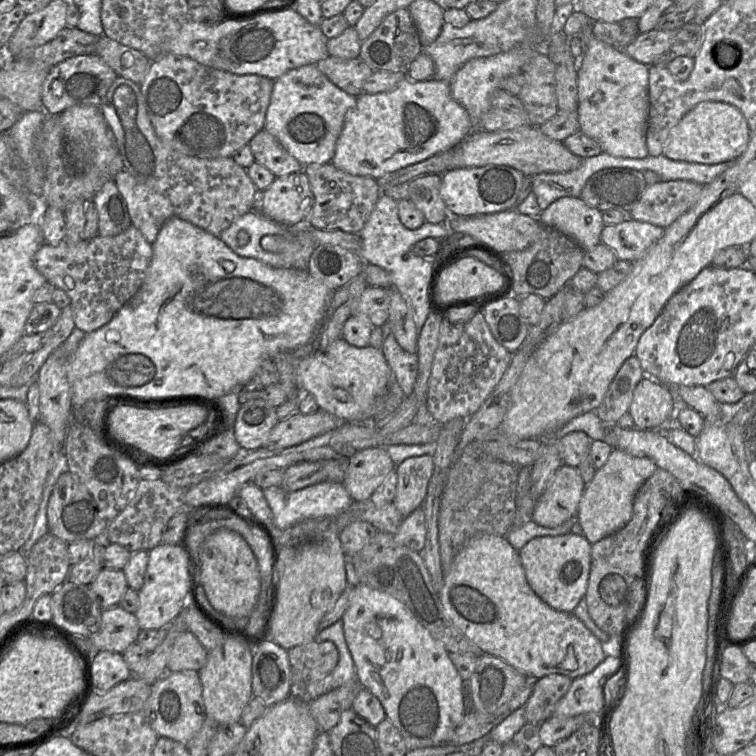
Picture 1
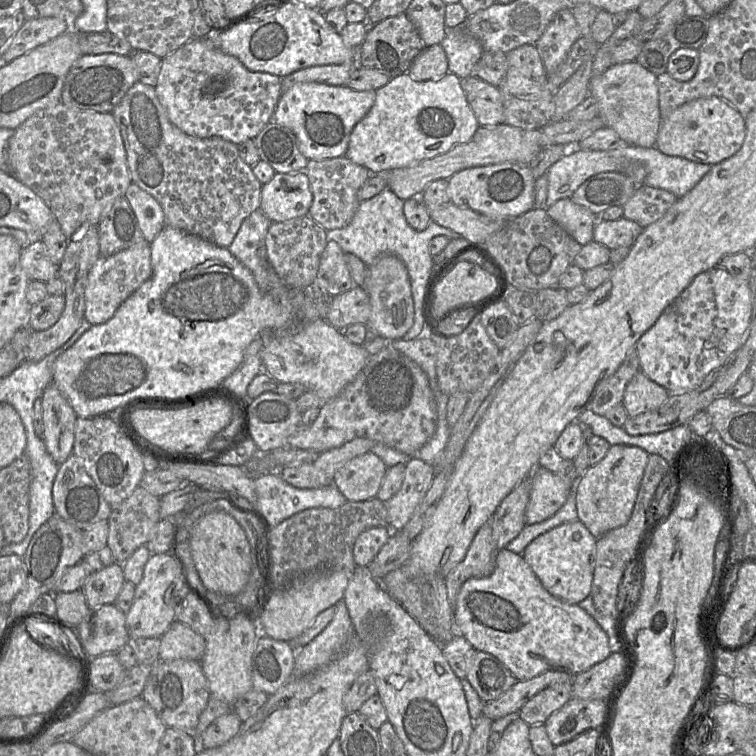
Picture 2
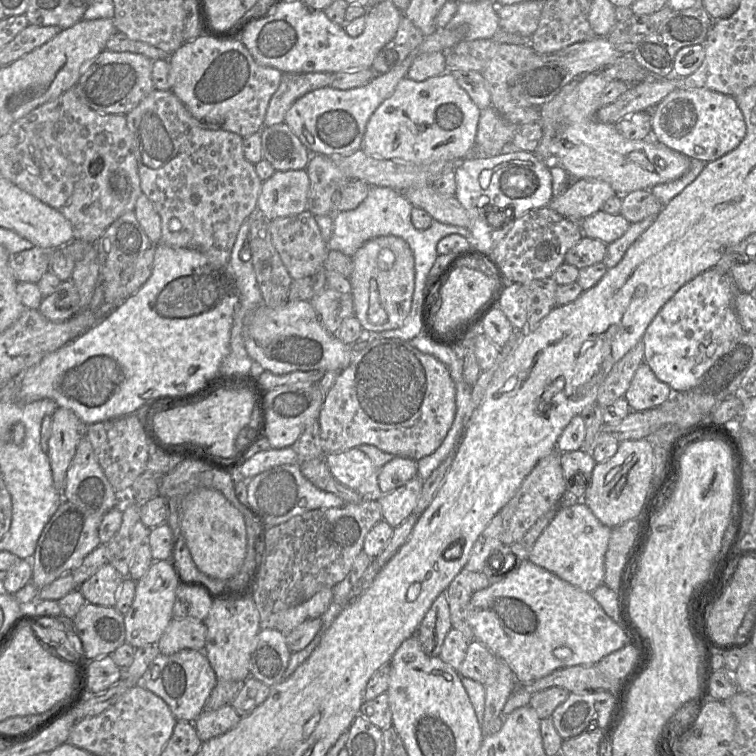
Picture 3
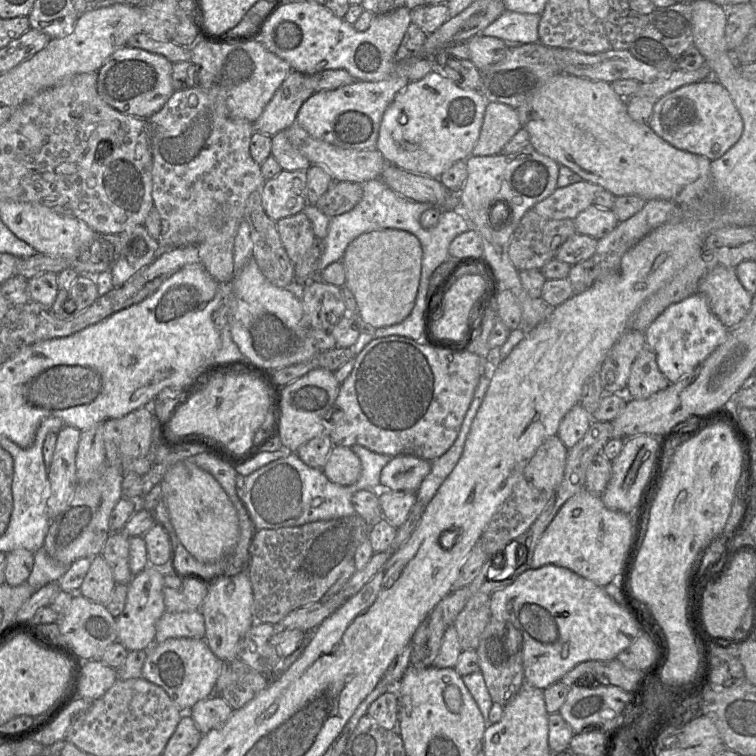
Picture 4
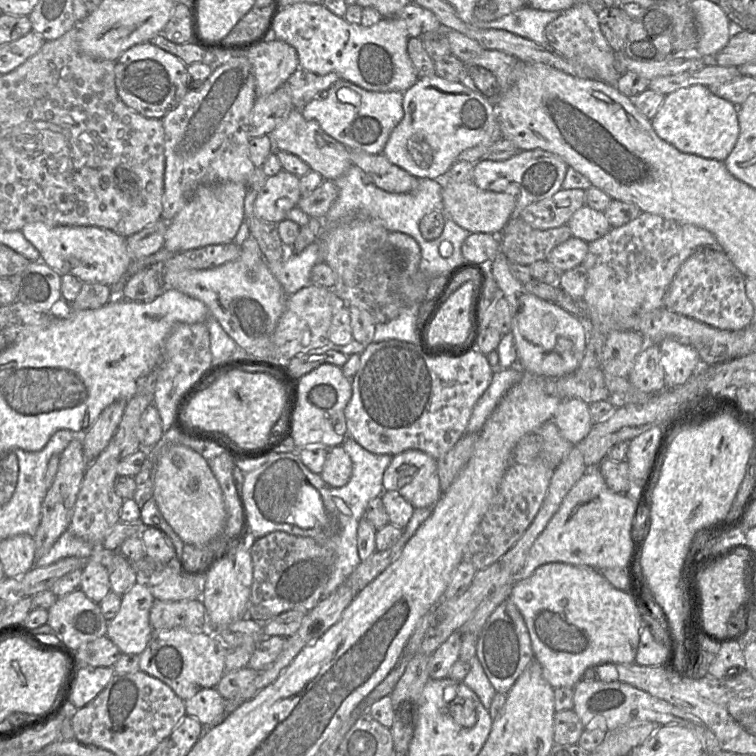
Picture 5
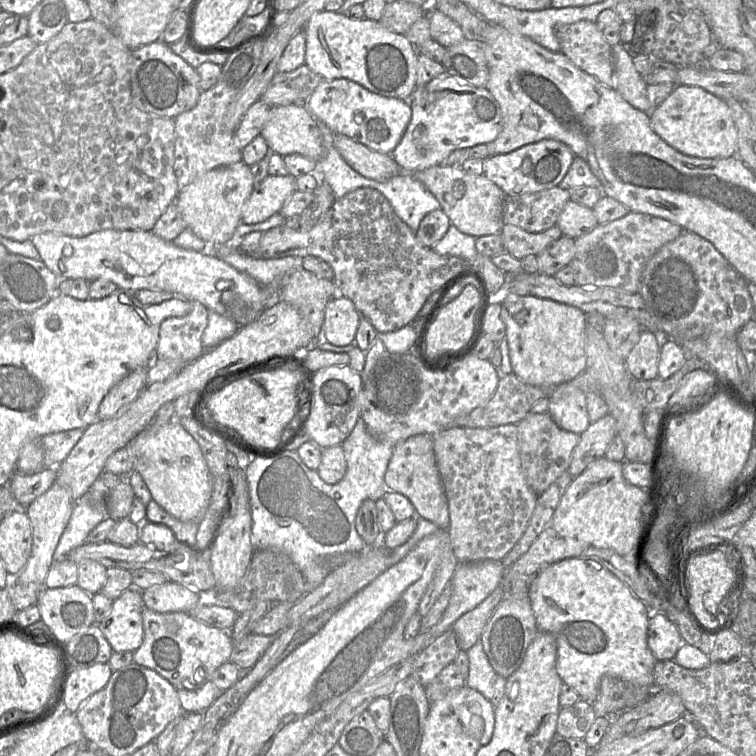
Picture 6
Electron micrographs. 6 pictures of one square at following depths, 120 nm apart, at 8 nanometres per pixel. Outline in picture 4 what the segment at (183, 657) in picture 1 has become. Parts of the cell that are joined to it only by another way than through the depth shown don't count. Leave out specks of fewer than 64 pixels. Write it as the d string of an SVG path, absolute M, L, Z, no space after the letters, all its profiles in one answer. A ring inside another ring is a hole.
M201 610L190 612L165 612L156 623L155 643L170 638L205 640L204 617Z

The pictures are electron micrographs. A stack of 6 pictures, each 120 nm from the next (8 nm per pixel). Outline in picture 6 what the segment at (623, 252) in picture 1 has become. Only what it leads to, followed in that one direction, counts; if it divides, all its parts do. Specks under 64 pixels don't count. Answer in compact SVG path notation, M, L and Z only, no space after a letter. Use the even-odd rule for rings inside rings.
M568 200L556 225L564 236L576 239L591 232L599 224L591 208Z

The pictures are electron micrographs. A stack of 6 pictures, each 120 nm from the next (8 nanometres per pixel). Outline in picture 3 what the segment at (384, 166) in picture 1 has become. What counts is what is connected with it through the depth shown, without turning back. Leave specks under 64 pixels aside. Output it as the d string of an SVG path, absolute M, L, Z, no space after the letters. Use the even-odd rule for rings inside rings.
M450 72L414 81L408 77L397 84L392 95L369 118L360 149L370 156L414 163L461 162L475 144L481 111Z

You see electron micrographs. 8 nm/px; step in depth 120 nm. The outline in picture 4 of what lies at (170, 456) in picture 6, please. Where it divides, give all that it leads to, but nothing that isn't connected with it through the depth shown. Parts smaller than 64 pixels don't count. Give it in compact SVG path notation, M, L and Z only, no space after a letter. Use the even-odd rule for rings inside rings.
M184 460L171 466L160 484L179 543L197 561L214 563L230 553L239 537L239 518L229 496L210 473Z

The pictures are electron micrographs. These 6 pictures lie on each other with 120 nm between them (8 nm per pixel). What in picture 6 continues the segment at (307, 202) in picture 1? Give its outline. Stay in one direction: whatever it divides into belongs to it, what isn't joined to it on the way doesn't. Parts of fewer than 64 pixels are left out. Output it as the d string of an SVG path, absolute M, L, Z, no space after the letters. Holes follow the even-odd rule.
M267 175L254 186L246 201L241 221L246 224L263 222L275 213L279 213L286 200L297 190L296 178L287 175Z

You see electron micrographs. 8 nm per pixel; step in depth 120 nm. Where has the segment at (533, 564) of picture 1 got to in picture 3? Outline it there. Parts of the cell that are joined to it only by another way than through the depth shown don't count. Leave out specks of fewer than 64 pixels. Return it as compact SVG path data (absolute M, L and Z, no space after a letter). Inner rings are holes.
M582 500L559 506L555 517L535 542L529 560L591 593L604 583L604 558L611 530L612 528L604 525Z

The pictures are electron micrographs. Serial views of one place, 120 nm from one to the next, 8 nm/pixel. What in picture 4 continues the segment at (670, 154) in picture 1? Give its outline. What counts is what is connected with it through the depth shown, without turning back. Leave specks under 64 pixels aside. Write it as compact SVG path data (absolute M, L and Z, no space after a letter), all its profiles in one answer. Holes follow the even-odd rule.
M716 79L682 86L658 99L653 107L652 116L648 122L650 128L673 147L695 155L704 156L710 161L721 158L740 139L744 123L730 94Z

